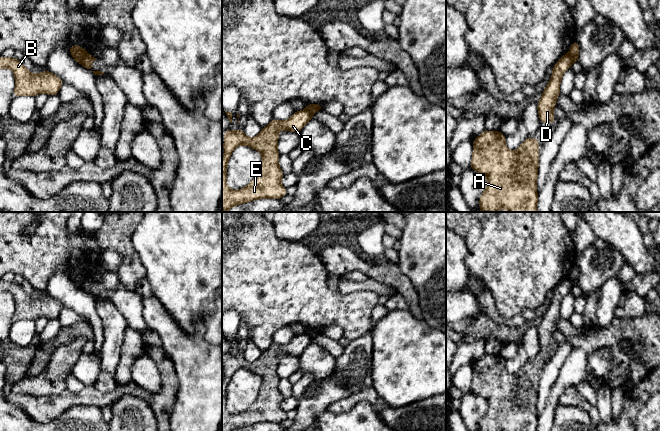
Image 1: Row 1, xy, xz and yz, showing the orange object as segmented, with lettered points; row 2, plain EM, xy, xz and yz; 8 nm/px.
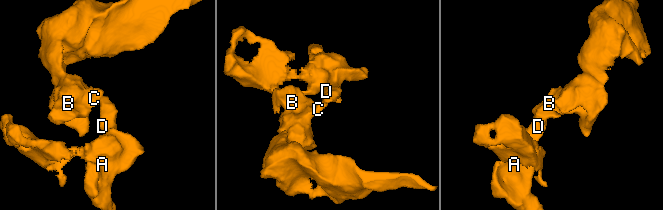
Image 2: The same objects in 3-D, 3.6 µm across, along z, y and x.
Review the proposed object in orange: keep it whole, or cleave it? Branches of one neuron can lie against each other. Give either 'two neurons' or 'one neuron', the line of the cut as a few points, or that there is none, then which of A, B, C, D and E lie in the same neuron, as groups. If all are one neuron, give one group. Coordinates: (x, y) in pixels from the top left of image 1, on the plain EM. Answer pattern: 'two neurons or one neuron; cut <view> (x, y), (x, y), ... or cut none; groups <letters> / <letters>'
two neurons; cut xy (87, 276), (80, 287); groups A D / B C E

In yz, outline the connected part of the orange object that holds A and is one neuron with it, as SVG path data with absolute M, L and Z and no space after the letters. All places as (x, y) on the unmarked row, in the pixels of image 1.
M483 355L473 364L473 377L470 392L487 402L487 411L479 422L480 431L537 431L538 417L536 413L539 391L539 365L527 362L515 374L509 374L505 368L506 360L500 355Z

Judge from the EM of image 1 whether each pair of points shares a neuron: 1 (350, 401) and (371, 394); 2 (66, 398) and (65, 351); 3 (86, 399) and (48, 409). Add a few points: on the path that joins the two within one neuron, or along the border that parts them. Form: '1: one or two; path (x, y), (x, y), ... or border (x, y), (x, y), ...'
1: one; path (355, 398), (366, 394)
2: two; border (66, 388), (57, 394), (43, 395)
3: one; path (77, 399), (67, 399), (57, 404)

